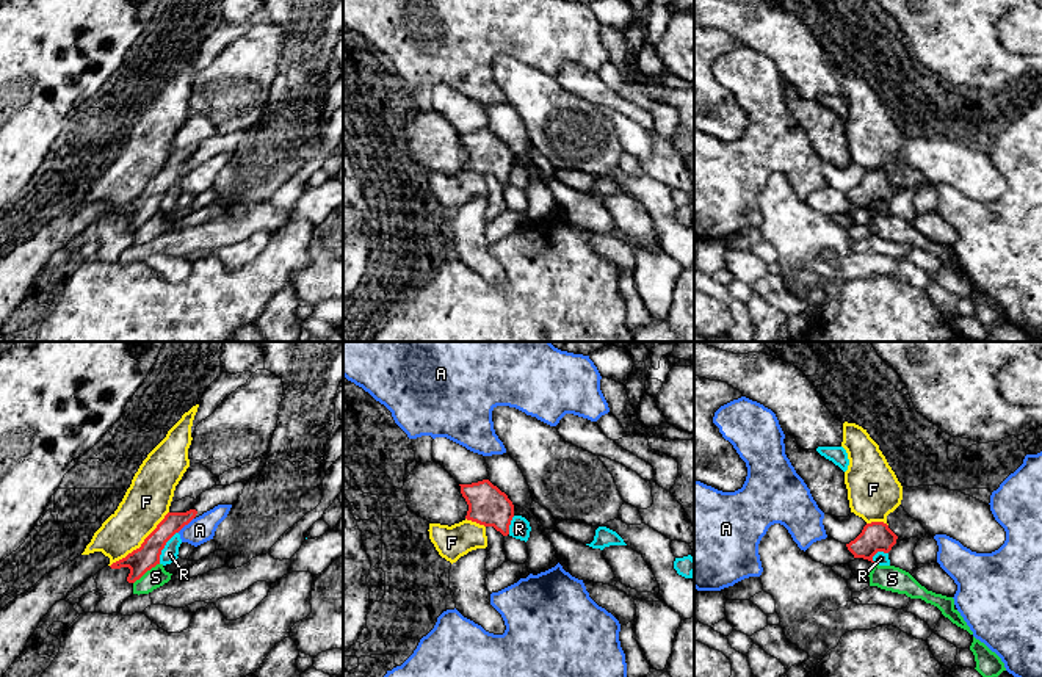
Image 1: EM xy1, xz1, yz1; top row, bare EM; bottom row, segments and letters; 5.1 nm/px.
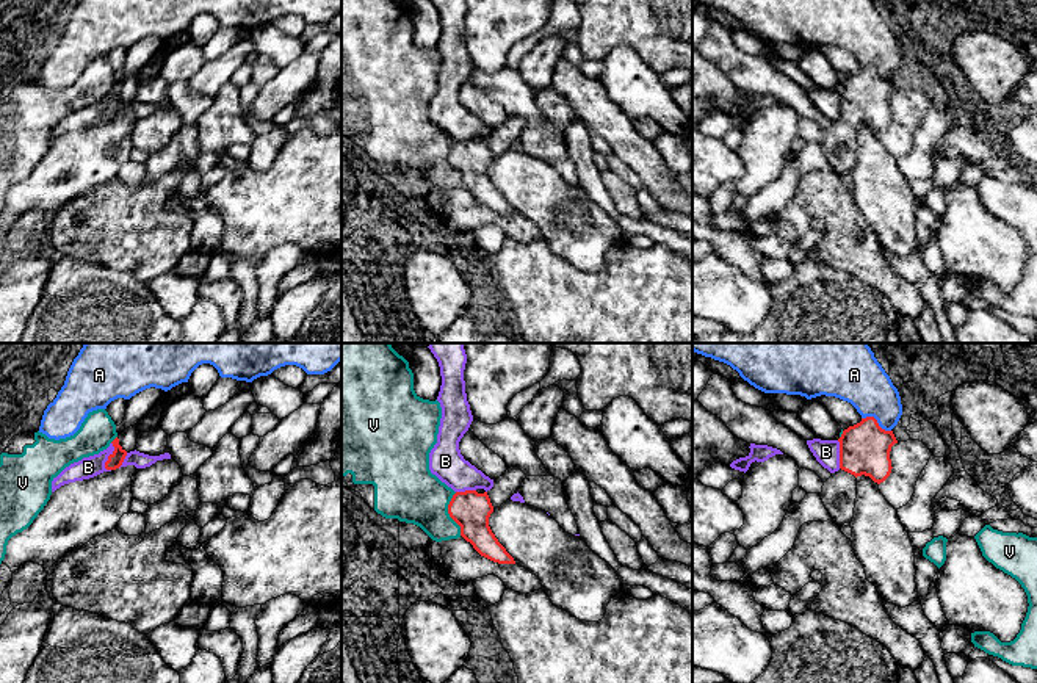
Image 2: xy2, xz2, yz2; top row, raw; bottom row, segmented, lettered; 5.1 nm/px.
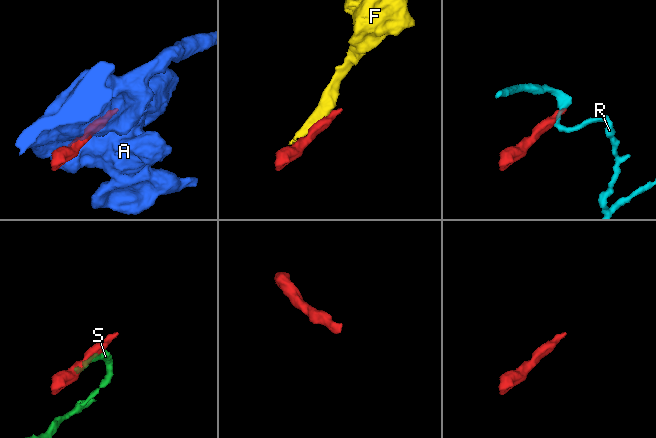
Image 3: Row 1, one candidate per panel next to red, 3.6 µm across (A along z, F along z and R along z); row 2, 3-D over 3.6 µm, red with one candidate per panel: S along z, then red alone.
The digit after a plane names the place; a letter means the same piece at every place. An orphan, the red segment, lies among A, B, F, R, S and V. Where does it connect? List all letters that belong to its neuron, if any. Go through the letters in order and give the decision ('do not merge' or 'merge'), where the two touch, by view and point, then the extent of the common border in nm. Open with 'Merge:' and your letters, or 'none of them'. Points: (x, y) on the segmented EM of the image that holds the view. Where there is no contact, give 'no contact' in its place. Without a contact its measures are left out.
Merge: none of them
A: do not merge; contact yz2 (876, 422); length 170 nm
B: do not merge; contact xy2 (108, 456); length 150 nm
F: do not merge; contact xy1 (141, 544); length 420 nm
R: do not merge; contact xy1 (163, 547); length 190 nm
S: do not merge; contact xy1 (146, 571); length 170 nm
V: do not merge; contact xz2 (448, 513); length 220 nm

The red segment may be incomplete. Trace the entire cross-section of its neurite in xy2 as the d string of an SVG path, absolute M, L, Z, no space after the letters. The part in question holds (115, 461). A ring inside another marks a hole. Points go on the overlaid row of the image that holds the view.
M116 437L114 451L105 462L105 472L83 481L61 486L33 523L8 540L0 564L0 602L13 573L27 562L44 569L96 536L111 531L132 508L132 476L135 465L124 467L127 451Z

